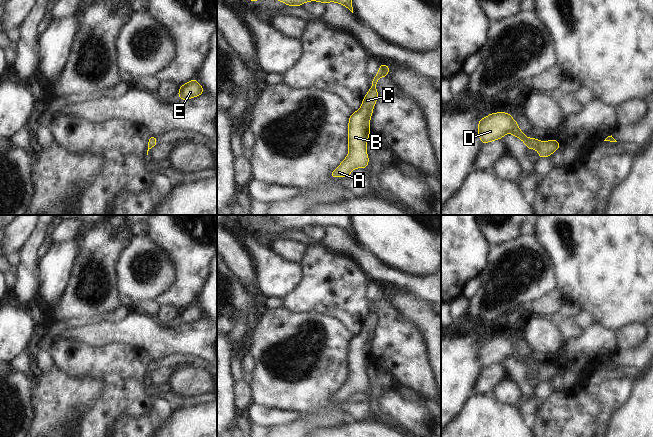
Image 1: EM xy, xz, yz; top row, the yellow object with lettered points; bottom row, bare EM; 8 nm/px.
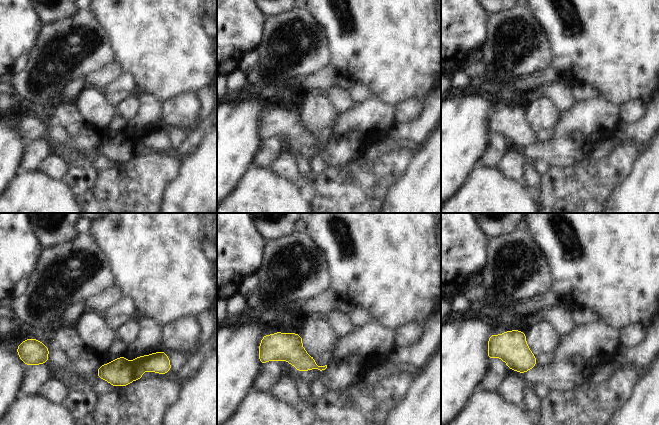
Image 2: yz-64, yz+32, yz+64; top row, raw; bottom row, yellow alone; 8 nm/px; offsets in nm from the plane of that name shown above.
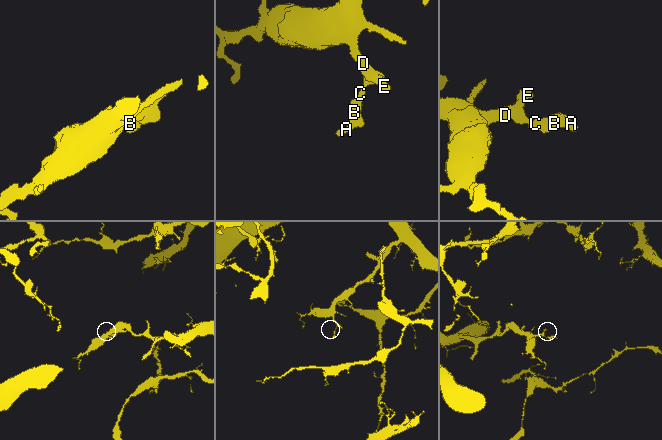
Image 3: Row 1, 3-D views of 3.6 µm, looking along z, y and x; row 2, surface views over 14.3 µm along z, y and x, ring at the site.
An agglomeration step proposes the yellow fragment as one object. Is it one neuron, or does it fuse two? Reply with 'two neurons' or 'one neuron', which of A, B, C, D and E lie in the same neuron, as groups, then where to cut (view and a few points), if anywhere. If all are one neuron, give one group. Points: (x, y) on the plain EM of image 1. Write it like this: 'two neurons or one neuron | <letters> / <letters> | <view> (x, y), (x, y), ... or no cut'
one neuron | A B C D E | no cut

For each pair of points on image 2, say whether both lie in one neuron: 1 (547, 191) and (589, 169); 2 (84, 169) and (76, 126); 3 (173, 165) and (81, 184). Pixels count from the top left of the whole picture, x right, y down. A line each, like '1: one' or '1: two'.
1: one
2: one
3: two

